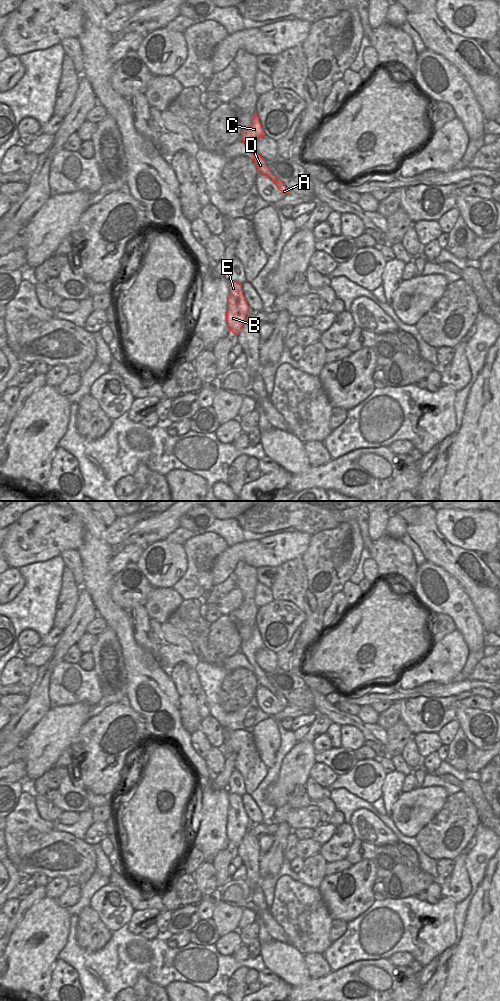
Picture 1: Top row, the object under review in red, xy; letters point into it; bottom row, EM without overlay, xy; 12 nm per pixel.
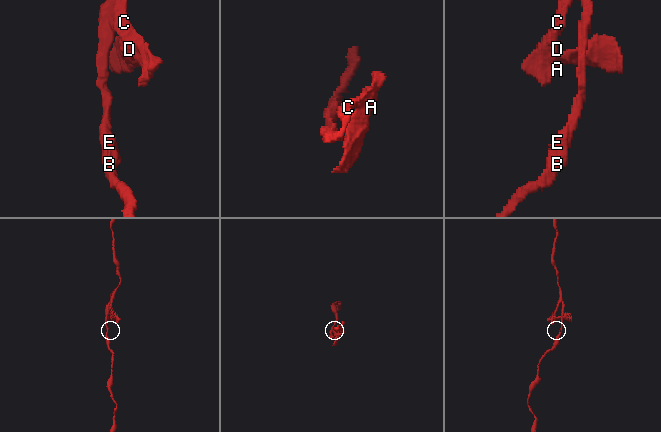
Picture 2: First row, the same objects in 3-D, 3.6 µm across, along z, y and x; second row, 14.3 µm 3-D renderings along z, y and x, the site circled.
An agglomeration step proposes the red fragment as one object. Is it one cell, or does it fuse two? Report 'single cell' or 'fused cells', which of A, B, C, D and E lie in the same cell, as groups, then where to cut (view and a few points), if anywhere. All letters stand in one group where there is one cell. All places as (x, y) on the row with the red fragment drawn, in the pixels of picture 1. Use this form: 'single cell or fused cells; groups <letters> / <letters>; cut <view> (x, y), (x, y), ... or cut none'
fused cells; groups A / B C D E; cut xy (278, 179), (275, 183)

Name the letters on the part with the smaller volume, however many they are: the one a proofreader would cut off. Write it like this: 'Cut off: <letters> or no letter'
Cut off: A

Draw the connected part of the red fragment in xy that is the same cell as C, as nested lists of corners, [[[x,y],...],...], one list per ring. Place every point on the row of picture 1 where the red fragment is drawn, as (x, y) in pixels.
[[[255,112],[251,124],[248,128],[241,130],[241,140],[246,144],[250,153],[254,156],[254,162],[260,174],[264,174],[275,184],[278,178],[270,171],[269,167],[266,165],[266,160],[262,158],[255,148],[255,142],[260,138],[265,136],[265,133],[261,127],[261,123]]]

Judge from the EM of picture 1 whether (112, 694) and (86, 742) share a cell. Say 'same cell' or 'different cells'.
different cells

